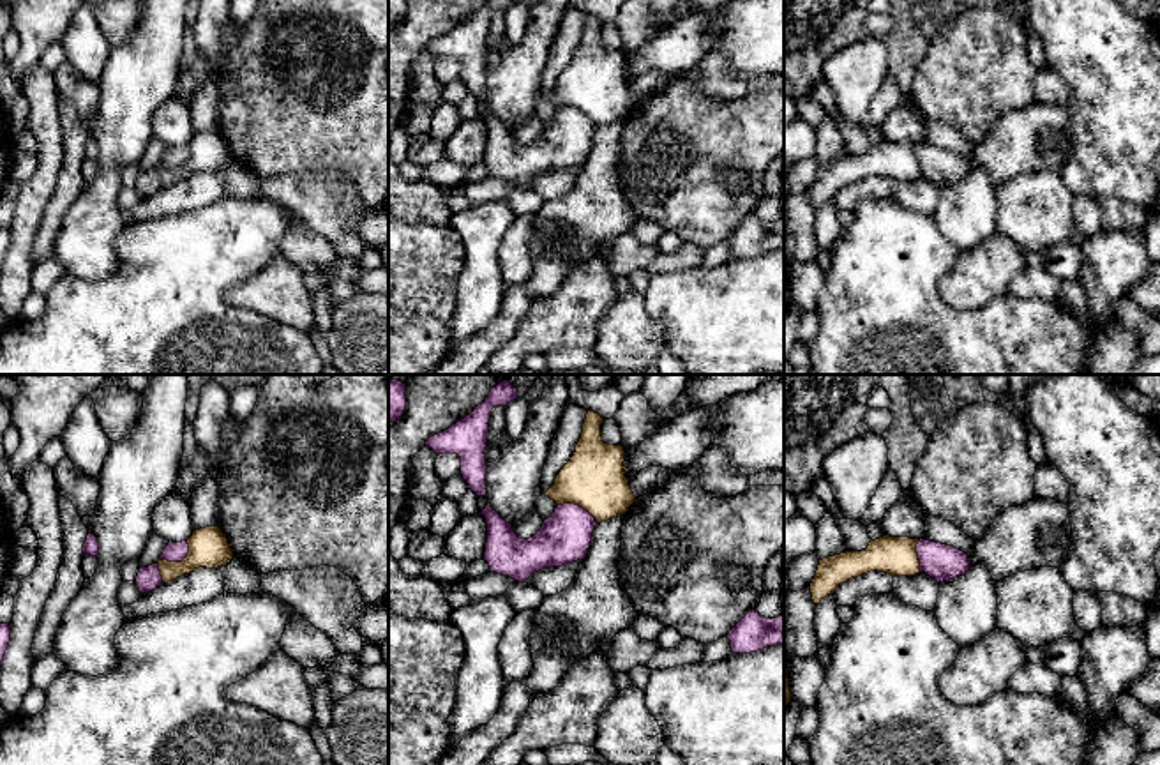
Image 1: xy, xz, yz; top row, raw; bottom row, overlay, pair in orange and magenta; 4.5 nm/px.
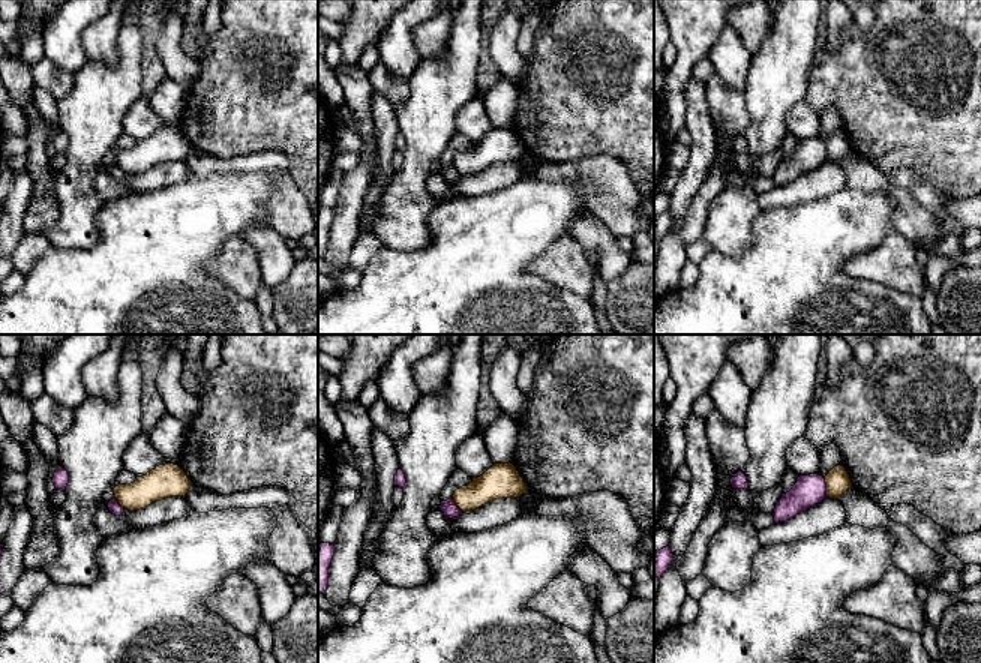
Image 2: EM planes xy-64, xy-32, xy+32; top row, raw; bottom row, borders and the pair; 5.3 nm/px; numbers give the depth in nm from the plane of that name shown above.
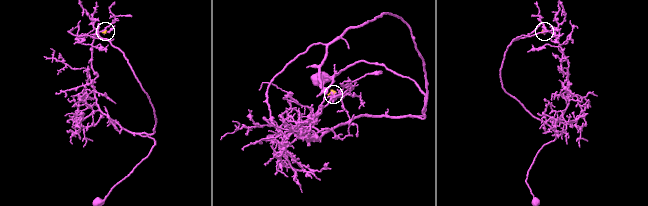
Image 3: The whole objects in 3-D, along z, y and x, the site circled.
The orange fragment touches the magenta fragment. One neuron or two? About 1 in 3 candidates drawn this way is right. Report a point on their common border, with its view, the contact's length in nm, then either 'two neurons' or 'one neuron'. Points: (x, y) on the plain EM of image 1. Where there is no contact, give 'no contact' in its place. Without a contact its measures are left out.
contact xy (166, 165); length 220 nm; two neurons

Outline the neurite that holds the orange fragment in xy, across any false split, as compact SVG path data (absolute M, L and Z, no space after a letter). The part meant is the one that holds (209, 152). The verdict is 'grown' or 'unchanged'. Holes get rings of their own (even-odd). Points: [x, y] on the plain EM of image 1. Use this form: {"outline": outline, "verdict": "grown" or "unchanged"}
{"outline": "M219 131L194 134L187 143L189 157L182 166L159 164L162 186L173 186L194 173L219 173L228 164L235 163L228 143Z", "verdict": "unchanged"}

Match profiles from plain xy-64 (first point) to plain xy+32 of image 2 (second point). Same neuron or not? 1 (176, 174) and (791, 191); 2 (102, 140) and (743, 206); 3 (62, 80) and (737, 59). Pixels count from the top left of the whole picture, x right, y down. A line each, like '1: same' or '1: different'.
1: same
2: same
3: different

